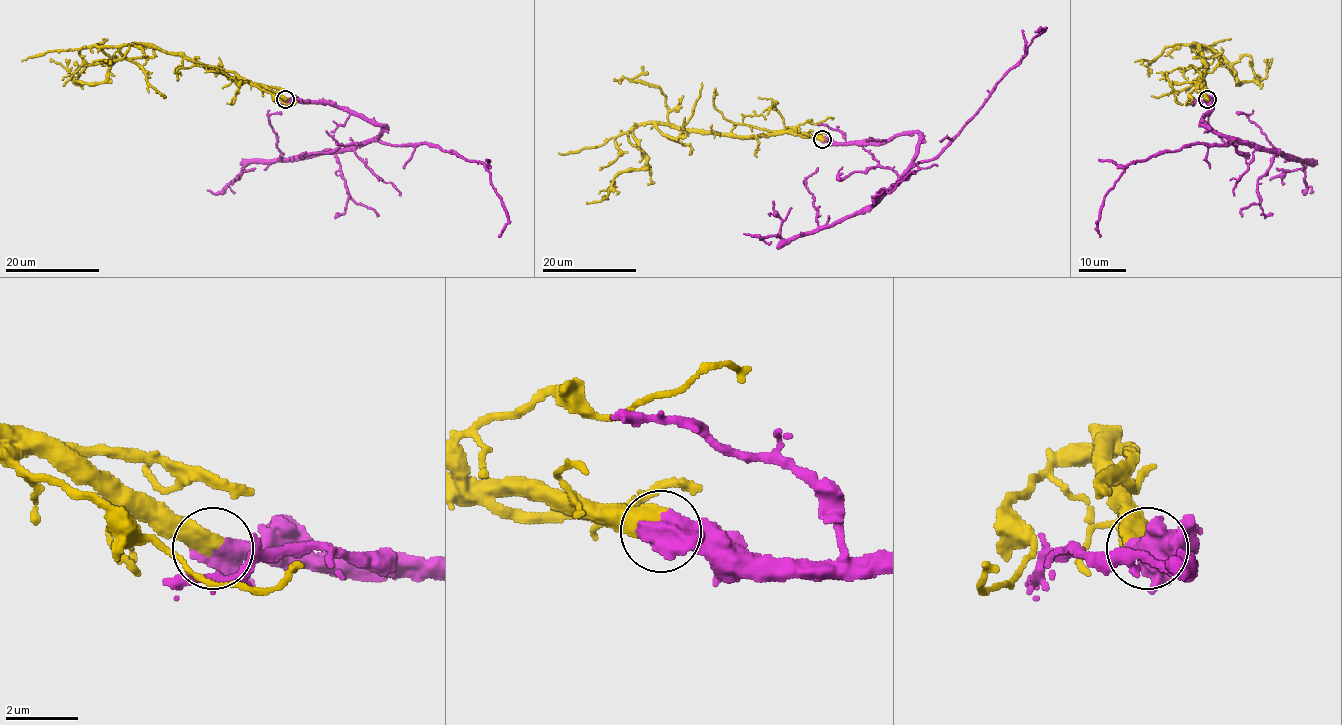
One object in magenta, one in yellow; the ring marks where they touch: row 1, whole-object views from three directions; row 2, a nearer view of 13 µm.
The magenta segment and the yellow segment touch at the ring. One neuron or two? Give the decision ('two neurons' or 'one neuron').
one neuron

